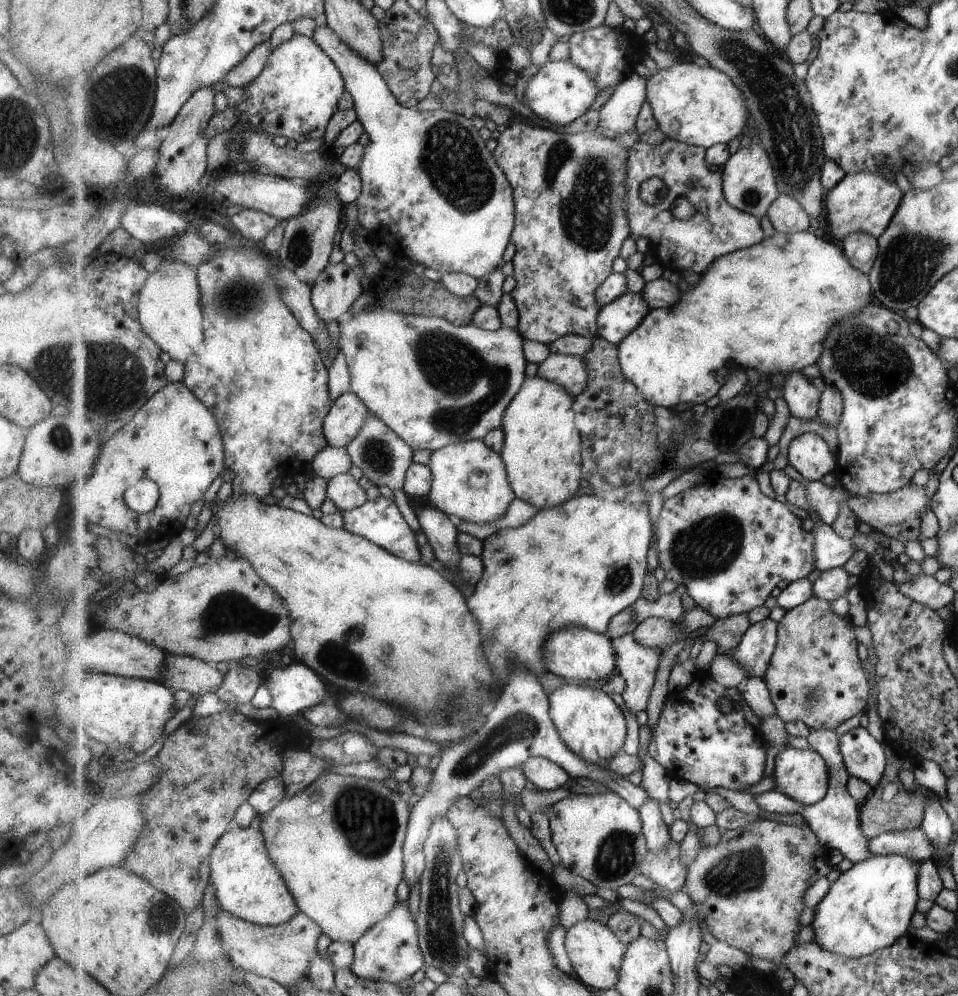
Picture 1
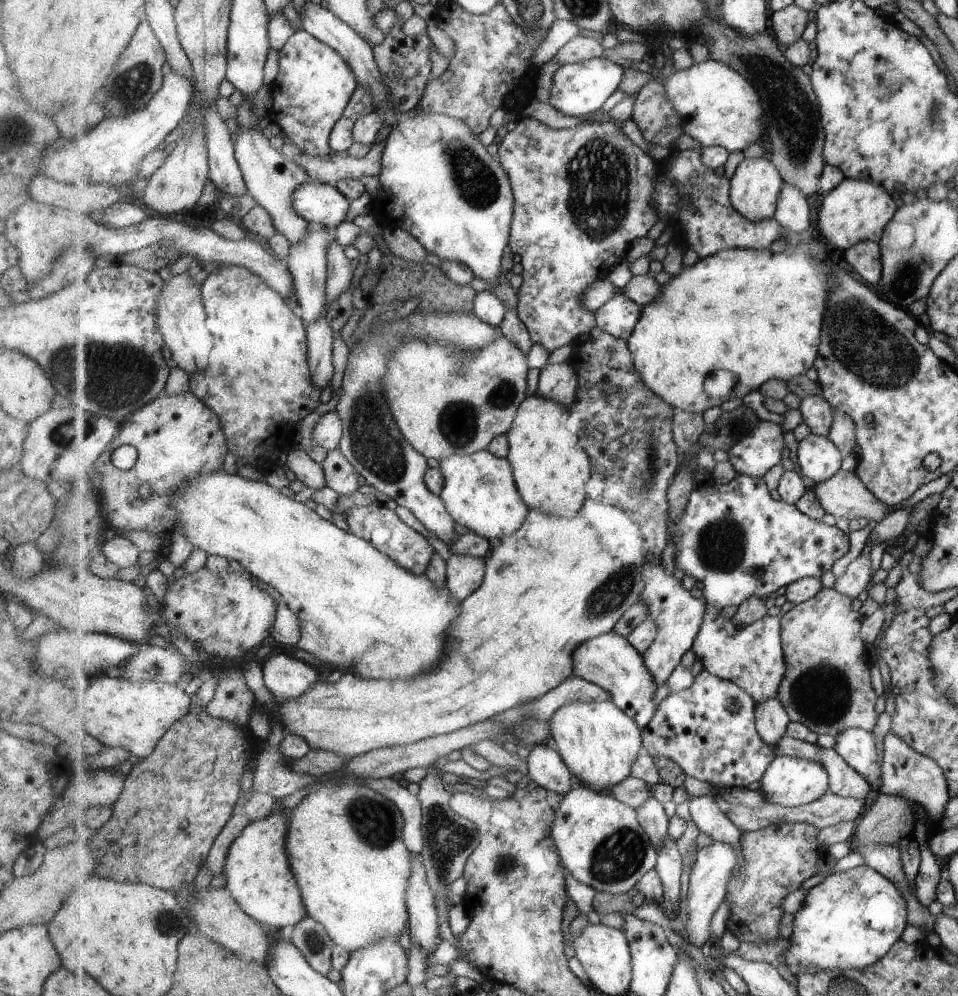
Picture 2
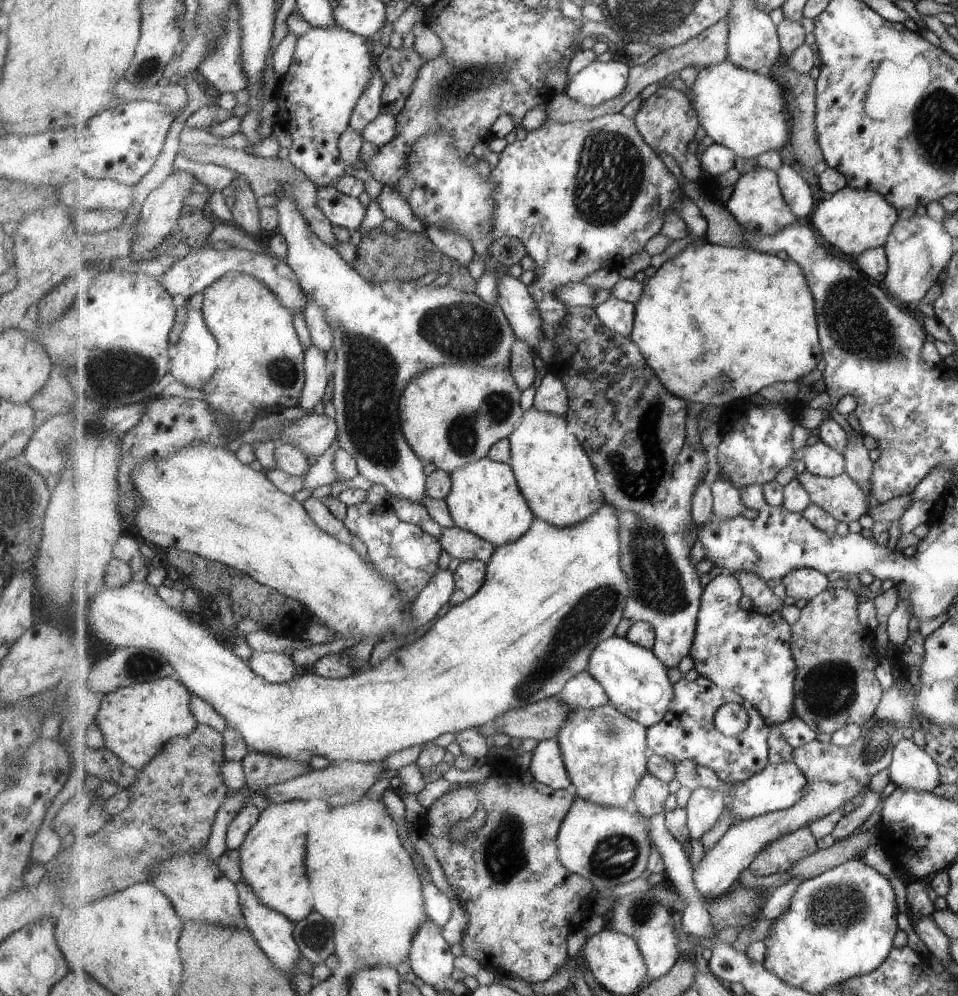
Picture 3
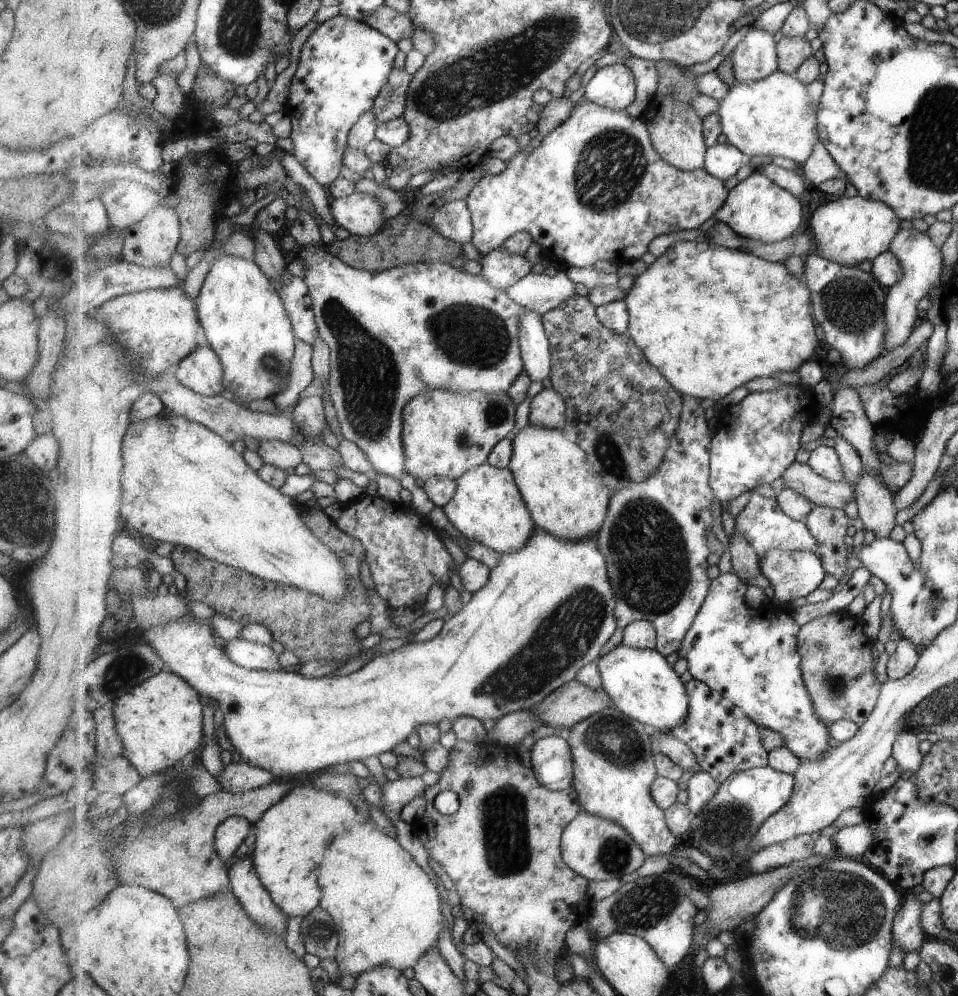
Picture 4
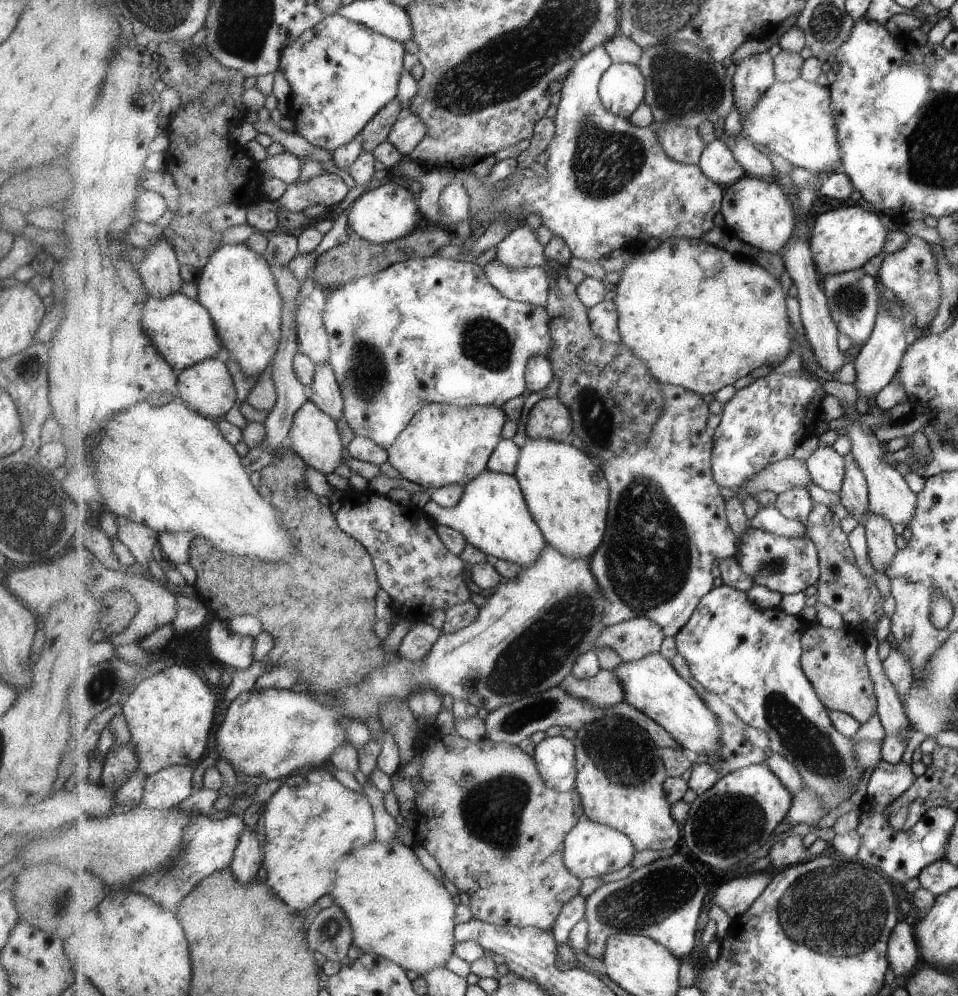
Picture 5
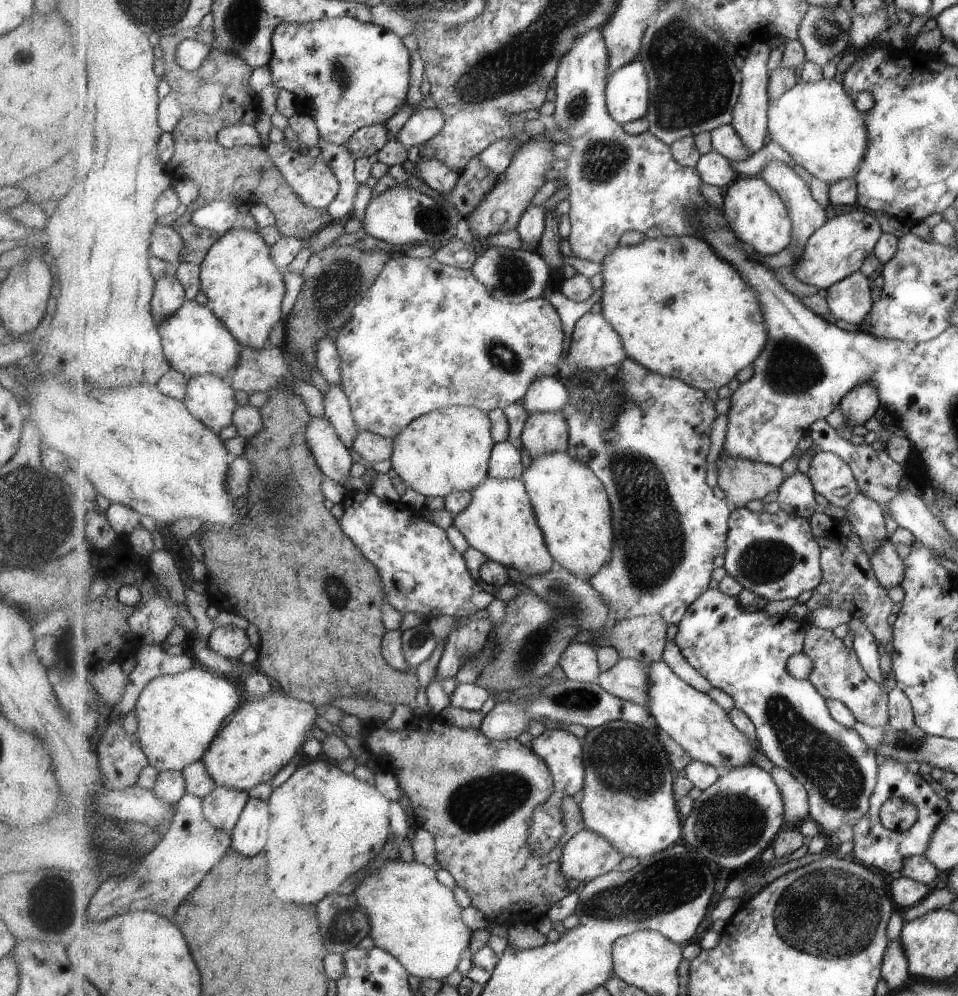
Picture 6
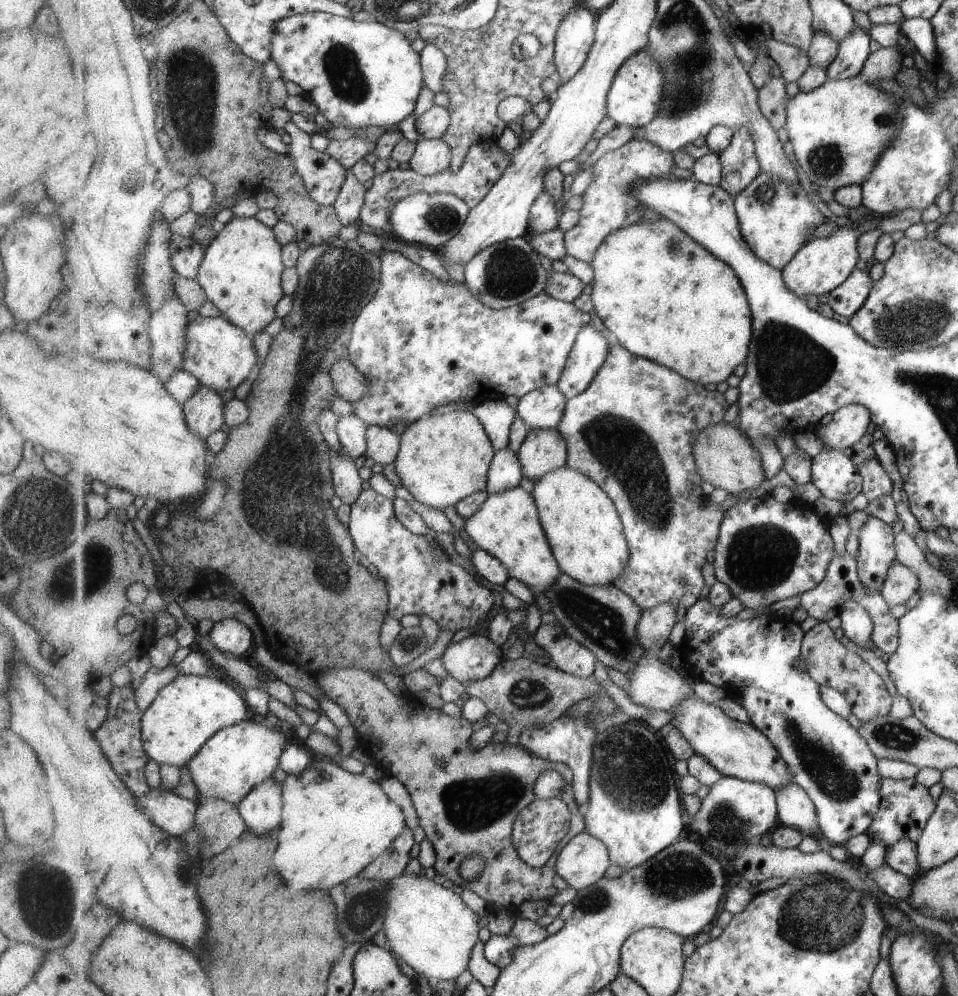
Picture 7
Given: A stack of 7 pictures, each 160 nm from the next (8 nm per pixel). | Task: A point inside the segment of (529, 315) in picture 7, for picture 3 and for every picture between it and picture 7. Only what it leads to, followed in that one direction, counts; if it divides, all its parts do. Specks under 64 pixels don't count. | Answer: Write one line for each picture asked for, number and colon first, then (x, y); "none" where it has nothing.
3: (385, 335)
4: (394, 333)
5: (431, 330)
6: (427, 336)

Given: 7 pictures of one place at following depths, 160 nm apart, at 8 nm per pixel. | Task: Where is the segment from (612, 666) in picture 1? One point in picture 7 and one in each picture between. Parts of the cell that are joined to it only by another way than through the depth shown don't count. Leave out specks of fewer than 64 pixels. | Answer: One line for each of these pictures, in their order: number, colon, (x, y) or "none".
2: (610, 660)
3: (637, 682)
4: (641, 683)
5: (652, 686)
6: (693, 719)
7: (736, 749)

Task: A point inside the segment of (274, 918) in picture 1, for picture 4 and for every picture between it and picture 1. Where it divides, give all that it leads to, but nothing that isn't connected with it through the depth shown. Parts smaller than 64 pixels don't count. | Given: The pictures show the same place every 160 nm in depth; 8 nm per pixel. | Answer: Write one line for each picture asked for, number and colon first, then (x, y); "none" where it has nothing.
2: (258, 872)
3: (272, 858)
4: (292, 837)

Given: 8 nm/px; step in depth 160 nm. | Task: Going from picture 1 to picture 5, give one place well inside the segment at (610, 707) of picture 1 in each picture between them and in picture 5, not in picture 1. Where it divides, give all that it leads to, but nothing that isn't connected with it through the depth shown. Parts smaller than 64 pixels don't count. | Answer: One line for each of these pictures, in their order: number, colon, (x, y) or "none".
2: (600, 743)
3: (606, 753)
4: (614, 759)
5: (621, 773)

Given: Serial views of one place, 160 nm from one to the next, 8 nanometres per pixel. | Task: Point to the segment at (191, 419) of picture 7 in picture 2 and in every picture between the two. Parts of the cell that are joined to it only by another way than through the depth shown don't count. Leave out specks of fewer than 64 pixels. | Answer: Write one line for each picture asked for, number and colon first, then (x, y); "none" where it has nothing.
2: (181, 317)
3: (194, 364)
4: (203, 372)
5: (208, 387)
6: (210, 398)

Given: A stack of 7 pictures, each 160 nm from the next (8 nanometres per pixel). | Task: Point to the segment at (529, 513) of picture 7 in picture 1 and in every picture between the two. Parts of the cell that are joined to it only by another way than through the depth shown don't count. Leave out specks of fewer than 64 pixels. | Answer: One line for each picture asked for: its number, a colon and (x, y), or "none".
1: (471, 483)
2: (480, 491)
3: (486, 499)
4: (488, 507)
5: (492, 515)
6: (500, 523)

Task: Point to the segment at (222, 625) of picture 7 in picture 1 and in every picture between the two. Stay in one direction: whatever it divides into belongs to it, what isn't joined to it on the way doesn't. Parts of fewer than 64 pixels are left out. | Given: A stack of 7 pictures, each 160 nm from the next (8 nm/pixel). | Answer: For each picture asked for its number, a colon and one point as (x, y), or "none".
1: (297, 687)
2: (287, 678)
3: (276, 667)
4: (251, 655)
5: (234, 650)
6: (230, 642)

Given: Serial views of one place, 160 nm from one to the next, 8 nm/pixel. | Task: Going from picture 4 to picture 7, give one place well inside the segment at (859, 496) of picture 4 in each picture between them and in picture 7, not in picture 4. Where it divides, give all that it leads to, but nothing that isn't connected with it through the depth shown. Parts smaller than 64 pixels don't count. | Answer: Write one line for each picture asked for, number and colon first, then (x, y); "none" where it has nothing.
5: (881, 539)
6: (888, 568)
7: (901, 582)

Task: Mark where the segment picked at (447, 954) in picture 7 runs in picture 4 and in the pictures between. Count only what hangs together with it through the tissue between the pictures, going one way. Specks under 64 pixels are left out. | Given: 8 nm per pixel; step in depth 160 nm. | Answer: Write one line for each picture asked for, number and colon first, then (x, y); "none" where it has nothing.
4: (389, 913)
5: (399, 910)
6: (413, 916)

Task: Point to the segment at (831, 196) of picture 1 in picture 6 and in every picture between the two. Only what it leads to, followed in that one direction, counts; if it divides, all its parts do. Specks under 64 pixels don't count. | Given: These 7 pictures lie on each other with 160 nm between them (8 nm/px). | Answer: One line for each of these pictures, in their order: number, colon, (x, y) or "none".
2: (857, 210)
3: (854, 220)
4: (854, 230)
5: (845, 239)
6: (840, 248)

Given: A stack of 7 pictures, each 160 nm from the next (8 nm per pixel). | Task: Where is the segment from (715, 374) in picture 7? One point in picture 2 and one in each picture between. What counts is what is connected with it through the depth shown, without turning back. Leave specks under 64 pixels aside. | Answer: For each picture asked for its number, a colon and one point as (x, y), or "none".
2: (757, 313)
3: (712, 311)
4: (711, 318)
5: (696, 327)
6: (682, 312)

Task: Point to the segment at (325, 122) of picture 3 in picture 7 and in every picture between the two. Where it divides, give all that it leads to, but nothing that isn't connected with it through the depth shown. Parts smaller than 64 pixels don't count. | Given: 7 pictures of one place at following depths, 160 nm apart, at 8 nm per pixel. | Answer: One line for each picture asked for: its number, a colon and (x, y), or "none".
4: (344, 65)
5: (342, 73)
6: (346, 74)
7: (358, 74)

